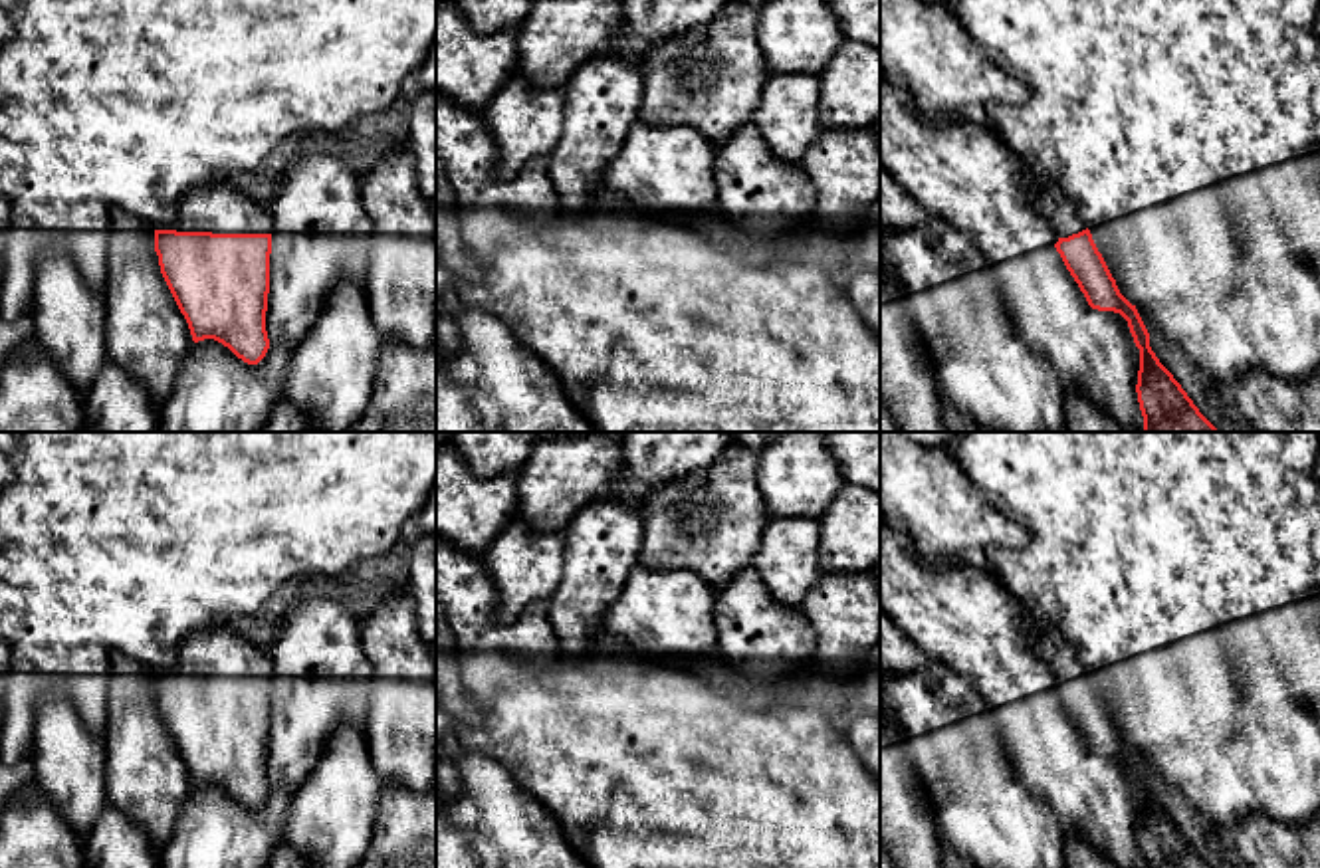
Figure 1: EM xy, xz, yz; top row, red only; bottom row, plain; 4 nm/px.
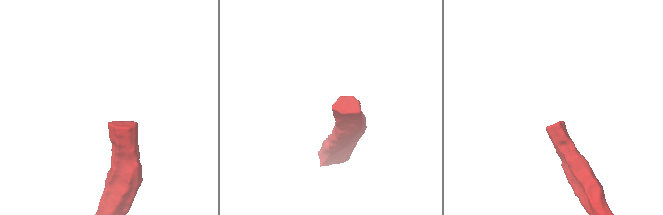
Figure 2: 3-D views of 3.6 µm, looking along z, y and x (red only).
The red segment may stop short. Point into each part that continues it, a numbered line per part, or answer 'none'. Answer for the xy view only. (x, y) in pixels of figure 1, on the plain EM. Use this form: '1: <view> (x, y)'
1: xy (219, 650)

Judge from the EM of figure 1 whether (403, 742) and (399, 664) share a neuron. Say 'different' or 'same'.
same

